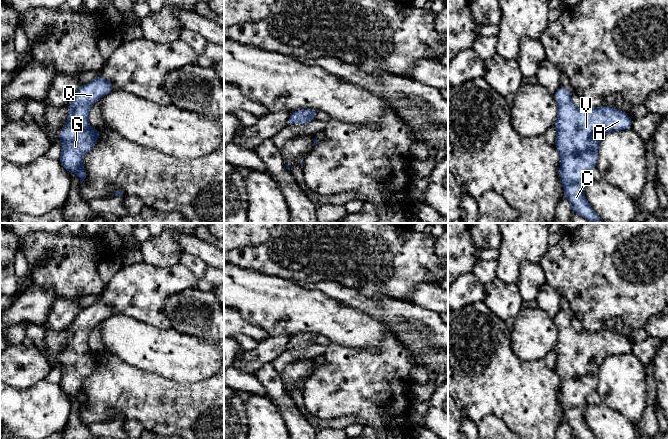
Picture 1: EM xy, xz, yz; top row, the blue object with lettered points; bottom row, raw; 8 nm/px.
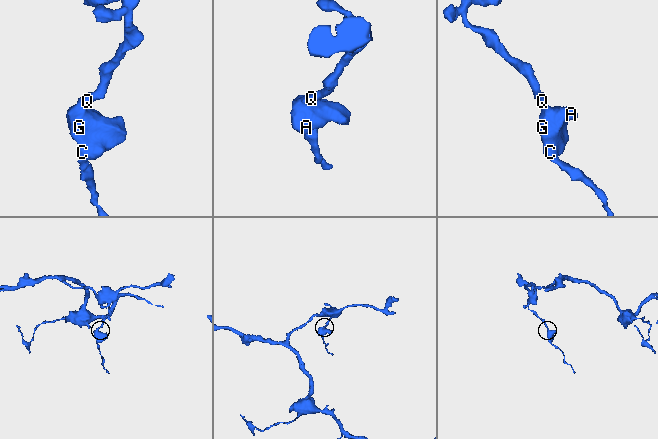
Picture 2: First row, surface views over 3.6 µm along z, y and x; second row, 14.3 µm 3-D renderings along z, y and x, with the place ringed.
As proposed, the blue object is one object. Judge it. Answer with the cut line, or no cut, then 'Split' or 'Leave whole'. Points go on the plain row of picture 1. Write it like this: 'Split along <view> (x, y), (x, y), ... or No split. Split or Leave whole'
No split. Leave whole

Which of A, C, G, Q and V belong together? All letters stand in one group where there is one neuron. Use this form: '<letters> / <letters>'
A C G Q V

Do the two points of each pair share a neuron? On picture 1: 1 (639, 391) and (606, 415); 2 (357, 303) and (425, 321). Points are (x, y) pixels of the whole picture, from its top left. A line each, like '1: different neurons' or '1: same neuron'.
1: different neurons
2: same neuron

